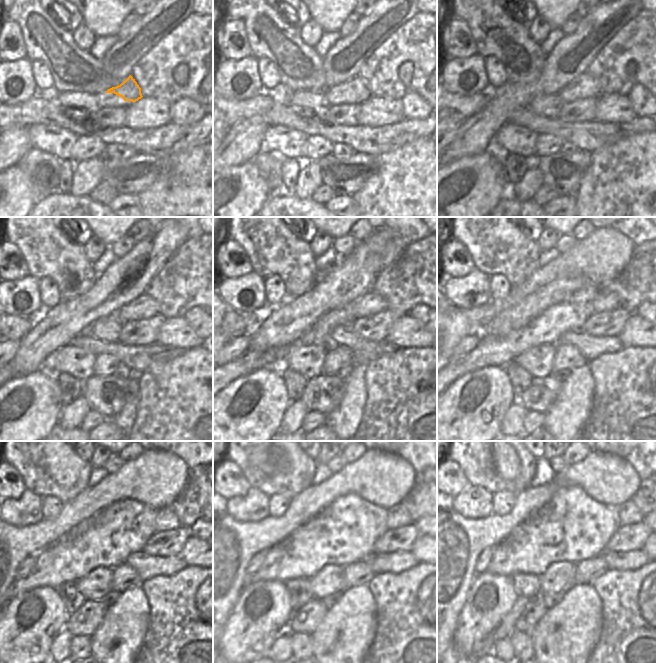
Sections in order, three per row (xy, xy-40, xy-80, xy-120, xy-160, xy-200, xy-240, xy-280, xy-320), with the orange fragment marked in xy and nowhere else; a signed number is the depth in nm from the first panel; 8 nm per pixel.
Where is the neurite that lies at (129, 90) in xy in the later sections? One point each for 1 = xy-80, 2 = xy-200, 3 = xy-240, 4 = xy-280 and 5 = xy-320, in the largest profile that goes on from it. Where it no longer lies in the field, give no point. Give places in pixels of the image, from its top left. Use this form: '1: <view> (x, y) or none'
1: xy-80 (584, 86)
2: xy-200 (548, 327)
3: xy-240 (108, 543)
4: xy-280 (327, 538)
5: xy-320 (548, 536)

